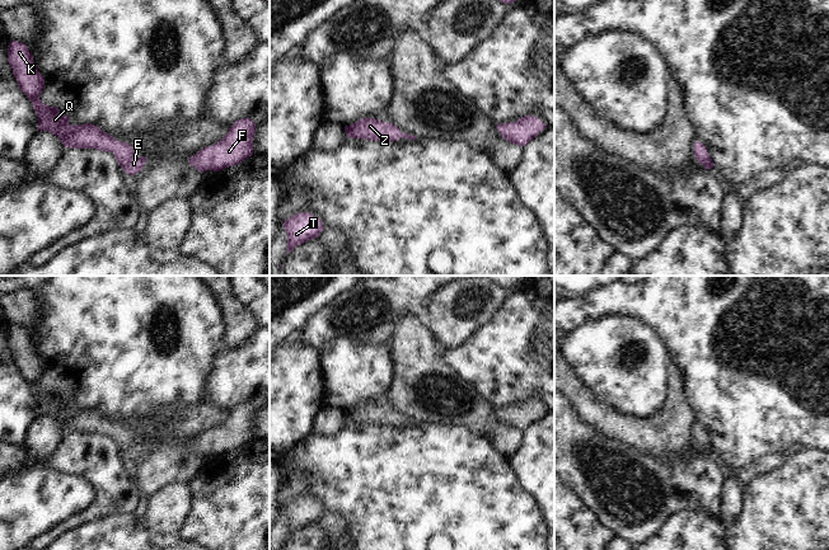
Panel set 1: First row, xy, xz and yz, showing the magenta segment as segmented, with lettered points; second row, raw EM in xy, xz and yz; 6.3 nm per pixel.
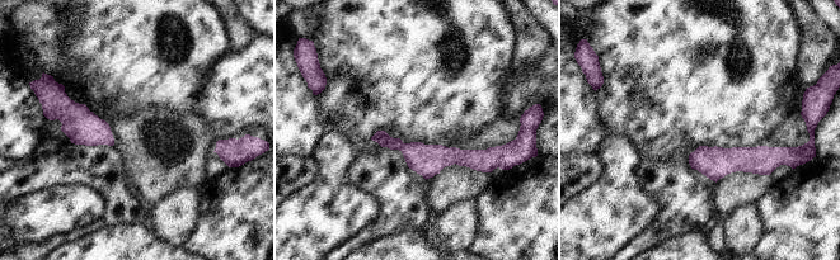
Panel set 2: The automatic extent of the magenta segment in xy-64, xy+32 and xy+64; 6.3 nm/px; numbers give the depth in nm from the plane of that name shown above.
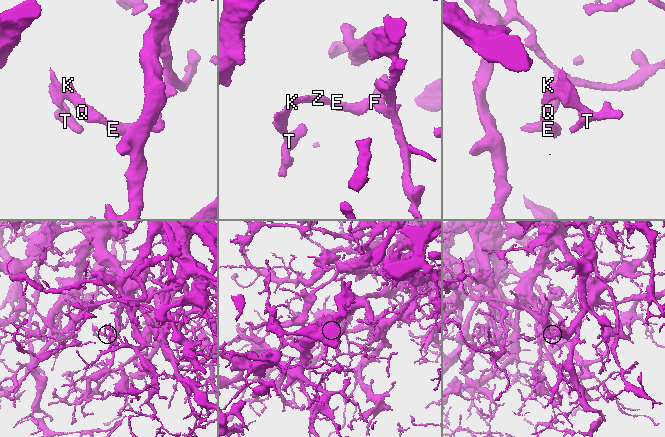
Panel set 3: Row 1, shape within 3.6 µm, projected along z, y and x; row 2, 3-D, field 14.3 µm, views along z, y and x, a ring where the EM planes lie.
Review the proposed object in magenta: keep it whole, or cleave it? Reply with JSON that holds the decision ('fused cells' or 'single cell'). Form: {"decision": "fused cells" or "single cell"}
{"decision": "single cell"}

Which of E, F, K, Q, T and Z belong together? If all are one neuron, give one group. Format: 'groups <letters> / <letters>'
groups E F K Q T Z

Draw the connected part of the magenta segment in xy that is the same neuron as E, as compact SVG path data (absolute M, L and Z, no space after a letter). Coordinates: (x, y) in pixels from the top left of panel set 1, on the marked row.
M10 42L8 61L19 89L33 104L41 132L48 131L53 133L65 147L97 149L113 152L120 166L131 177L142 170L146 158L137 158L130 144L116 141L112 135L106 133L92 123L71 126L69 123L70 117L62 114L56 107L50 107L41 102L39 95L45 89L45 77L39 74L32 53L24 43Z

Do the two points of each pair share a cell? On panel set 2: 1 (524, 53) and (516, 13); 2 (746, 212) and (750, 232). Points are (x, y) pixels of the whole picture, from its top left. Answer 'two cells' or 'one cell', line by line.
1: one cell
2: one cell

